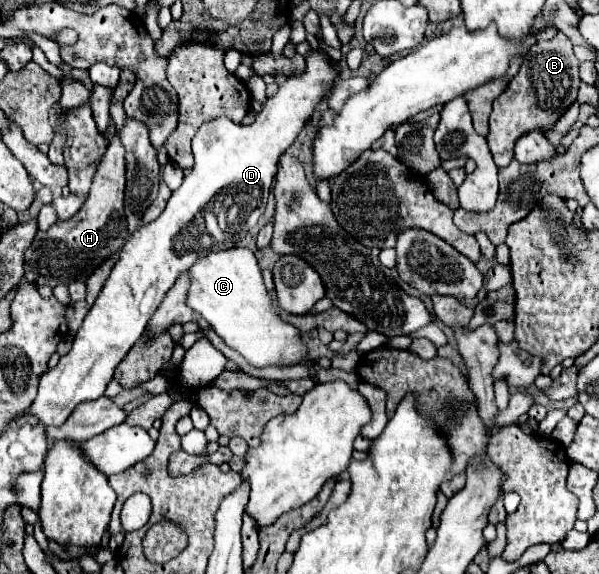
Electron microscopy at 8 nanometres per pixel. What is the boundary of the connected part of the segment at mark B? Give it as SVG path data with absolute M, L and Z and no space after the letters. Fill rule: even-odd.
M556 33L550 41L540 41L528 49L520 73L508 83L506 91L492 105L490 131L486 141L498 167L510 165L518 137L530 131L548 131L576 101L580 87L578 65L580 61L572 51L572 43L562 33Z

